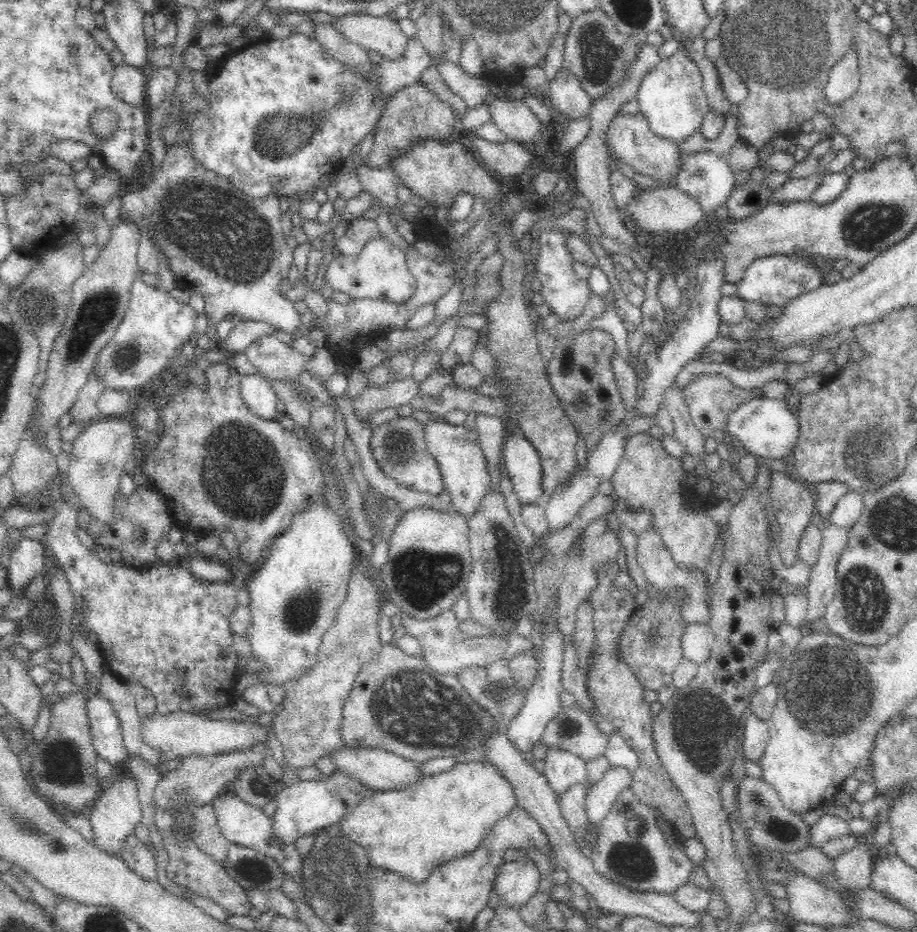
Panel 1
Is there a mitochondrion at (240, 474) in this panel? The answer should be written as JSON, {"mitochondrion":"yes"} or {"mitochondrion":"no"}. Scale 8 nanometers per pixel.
{"mitochondrion":"yes"}

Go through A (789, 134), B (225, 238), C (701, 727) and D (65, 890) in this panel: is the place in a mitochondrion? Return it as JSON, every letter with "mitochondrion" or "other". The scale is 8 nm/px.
{"A":"other","B":"mitochondrion","C":"mitochondrion","D":"other"}

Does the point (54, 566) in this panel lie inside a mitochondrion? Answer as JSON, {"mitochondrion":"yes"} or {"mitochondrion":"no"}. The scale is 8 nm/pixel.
{"mitochondrion":"no"}

